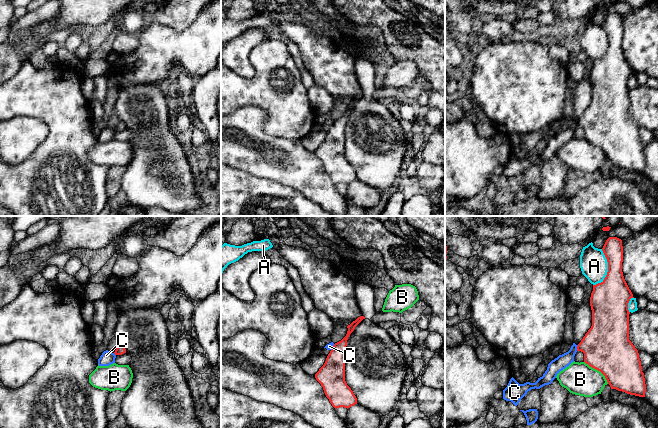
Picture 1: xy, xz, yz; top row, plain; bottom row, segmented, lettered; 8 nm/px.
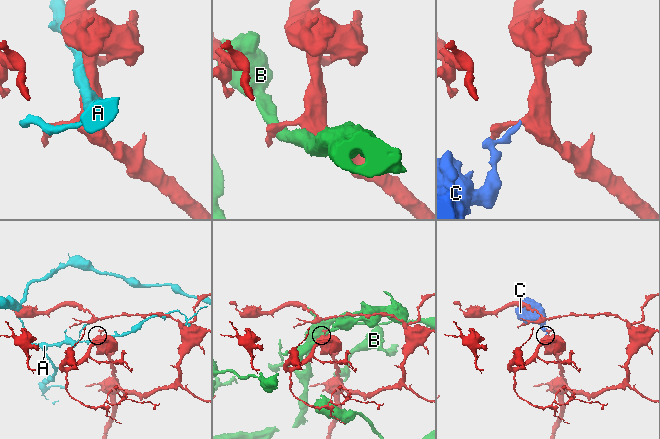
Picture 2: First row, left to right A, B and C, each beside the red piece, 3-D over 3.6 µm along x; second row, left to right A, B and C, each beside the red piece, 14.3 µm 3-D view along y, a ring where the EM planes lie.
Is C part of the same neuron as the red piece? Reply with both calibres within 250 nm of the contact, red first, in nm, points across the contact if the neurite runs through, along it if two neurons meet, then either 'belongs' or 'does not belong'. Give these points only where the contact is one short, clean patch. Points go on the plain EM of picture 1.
380/110 nm | along yz (578, 121), (576, 126) | does not belong

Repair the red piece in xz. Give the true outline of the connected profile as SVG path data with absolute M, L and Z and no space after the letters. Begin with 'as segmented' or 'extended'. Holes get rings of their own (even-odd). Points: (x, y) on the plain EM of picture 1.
as segmented; M360 92L347 102L346 112L334 120L324 141L315 150L316 156L323 163L326 173L335 185L340 183L348 185L357 180L356 172L345 157L345 125L348 113L363 95L365 93Z

